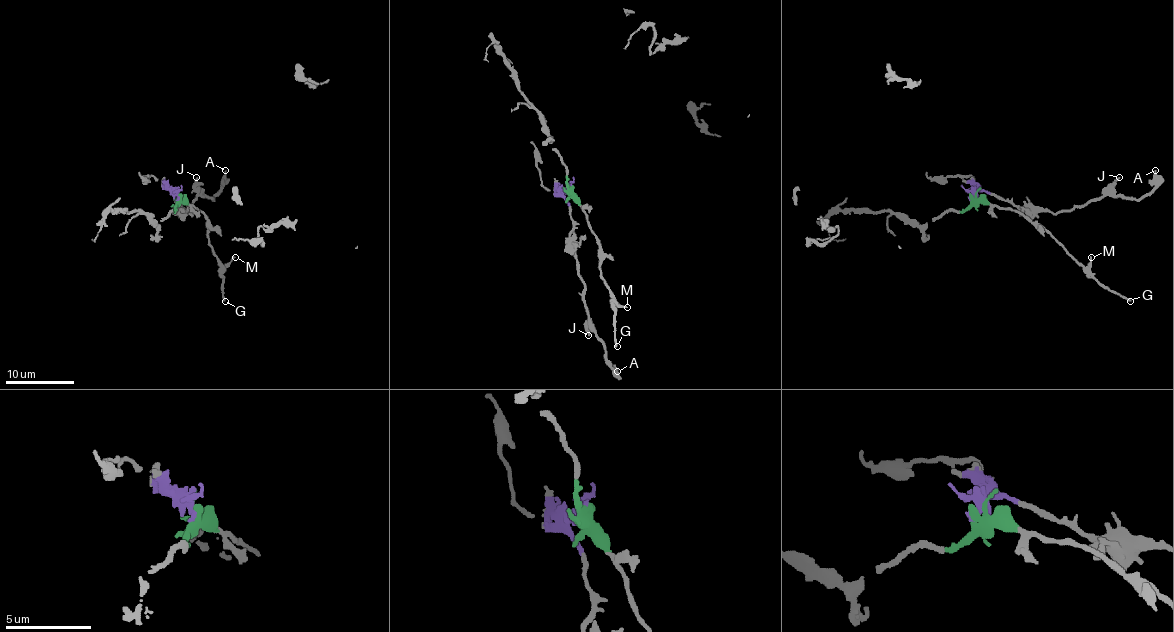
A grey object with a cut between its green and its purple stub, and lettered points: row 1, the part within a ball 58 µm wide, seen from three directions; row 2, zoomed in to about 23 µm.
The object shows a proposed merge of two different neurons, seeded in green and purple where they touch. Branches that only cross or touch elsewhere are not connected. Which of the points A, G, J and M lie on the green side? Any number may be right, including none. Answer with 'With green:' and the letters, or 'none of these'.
With green: G, M

